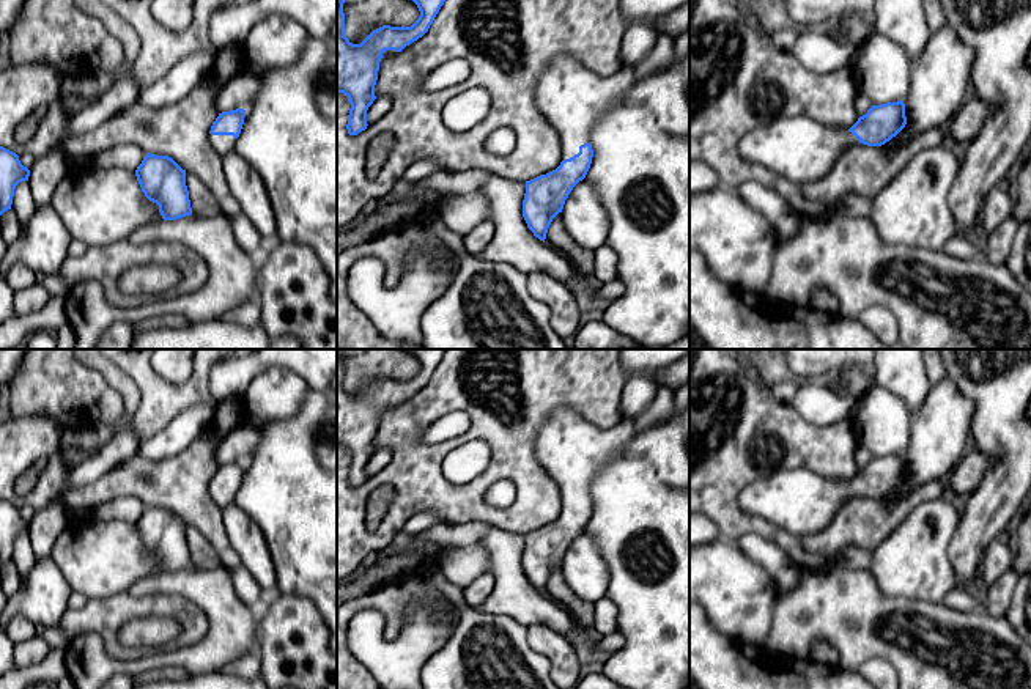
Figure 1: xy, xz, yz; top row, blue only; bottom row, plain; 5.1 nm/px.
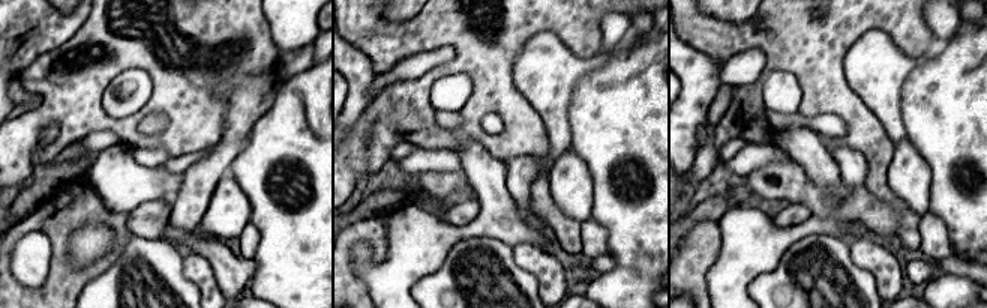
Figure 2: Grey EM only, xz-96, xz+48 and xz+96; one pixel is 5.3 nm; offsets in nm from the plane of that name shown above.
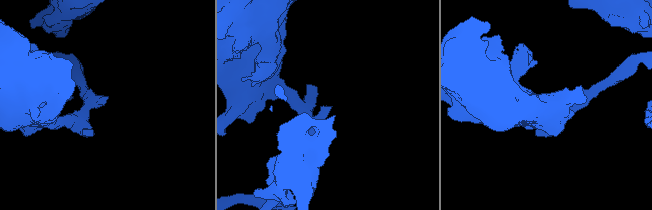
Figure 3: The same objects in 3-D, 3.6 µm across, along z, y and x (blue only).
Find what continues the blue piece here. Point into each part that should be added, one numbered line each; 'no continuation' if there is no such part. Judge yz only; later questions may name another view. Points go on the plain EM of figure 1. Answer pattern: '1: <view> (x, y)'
1: yz (801, 502)

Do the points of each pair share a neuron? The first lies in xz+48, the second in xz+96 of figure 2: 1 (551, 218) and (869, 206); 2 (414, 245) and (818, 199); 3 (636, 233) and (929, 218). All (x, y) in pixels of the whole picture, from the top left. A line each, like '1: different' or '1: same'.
1: different
2: different
3: different

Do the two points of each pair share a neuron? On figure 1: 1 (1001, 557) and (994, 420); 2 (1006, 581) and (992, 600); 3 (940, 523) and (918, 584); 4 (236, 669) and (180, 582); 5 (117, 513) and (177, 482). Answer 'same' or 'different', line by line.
1: different
2: same
3: same
4: different
5: different

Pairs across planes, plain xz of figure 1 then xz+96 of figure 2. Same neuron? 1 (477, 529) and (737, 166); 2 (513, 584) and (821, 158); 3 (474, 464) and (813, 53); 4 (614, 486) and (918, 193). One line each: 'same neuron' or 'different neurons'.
1: same neuron
2: same neuron
3: different neurons
4: different neurons

